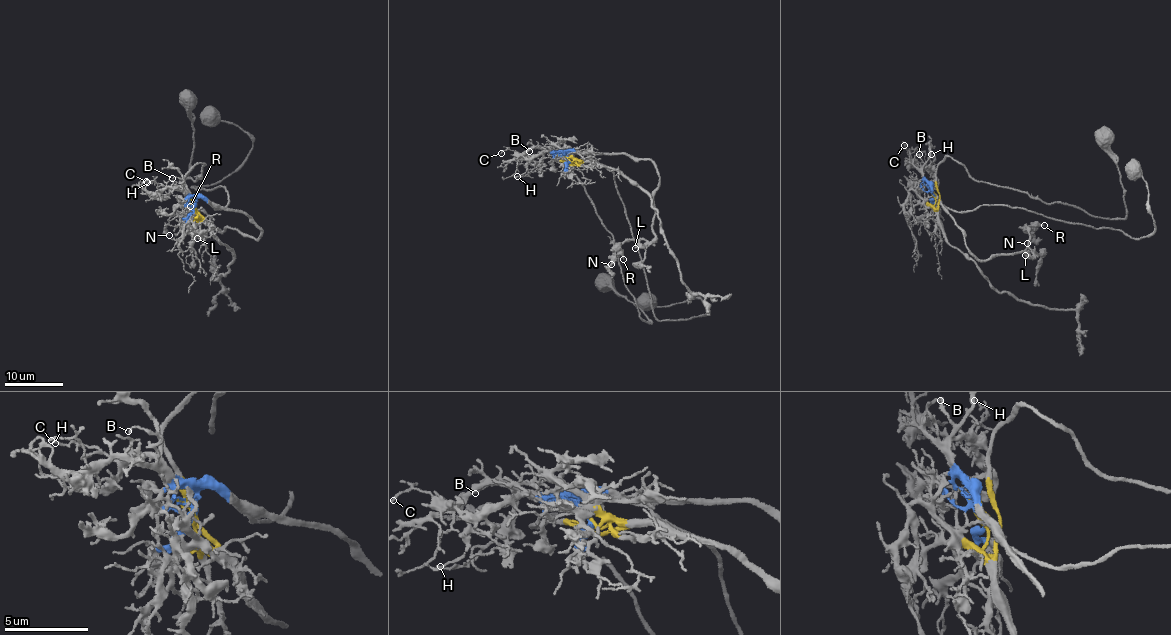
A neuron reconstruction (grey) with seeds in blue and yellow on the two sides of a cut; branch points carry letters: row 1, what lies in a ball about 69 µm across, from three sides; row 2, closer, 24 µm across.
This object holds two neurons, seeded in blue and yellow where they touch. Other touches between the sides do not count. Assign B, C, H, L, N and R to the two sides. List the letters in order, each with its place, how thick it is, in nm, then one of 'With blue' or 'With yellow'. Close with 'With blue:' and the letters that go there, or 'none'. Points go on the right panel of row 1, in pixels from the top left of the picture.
B: Place: (919, 154). Thickness 110 nm. With blue
C: Place: (904, 145). Thickness 110 nm. With blue
H: Place: (931, 154). Thickness 120 nm. With blue
L: Place: (1025, 255). Thickness 220 nm. With blue
N: Place: (1027, 243). Thickness 180 nm. With blue
R: Place: (1044, 225). Thickness 200 nm. With blue
With blue: B, C, H, L, N, R

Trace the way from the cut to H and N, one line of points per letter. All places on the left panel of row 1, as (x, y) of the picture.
H: (195, 206), (195, 200), (181, 187), (147, 182)
N: (195, 206), (206, 198), (242, 211), (259, 236), (218, 229), (200, 210), (171, 216), (168, 235)

